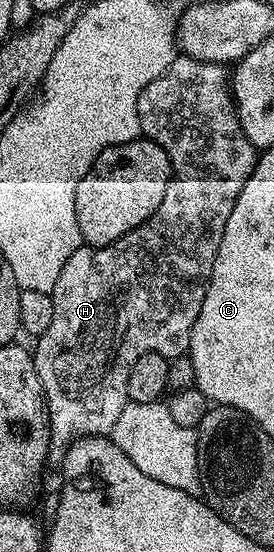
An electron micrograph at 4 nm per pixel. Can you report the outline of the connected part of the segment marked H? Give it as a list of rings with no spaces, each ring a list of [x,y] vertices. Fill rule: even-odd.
[[[176,57],[161,77],[157,77],[141,93],[137,101],[139,114],[139,130],[146,138],[151,139],[171,158],[171,180],[165,189],[165,197],[161,205],[137,229],[130,231],[125,237],[113,241],[104,247],[80,246],[78,251],[65,261],[65,269],[61,269],[61,277],[57,277],[57,285],[51,291],[53,301],[53,322],[43,335],[38,336],[36,347],[33,347],[37,377],[41,377],[43,392],[47,398],[47,413],[51,424],[51,433],[56,440],[74,440],[76,437],[103,437],[117,425],[117,417],[121,417],[121,409],[125,409],[129,402],[127,390],[129,389],[129,369],[133,369],[133,361],[145,353],[161,353],[166,359],[171,360],[178,355],[186,355],[191,350],[191,334],[193,325],[201,313],[201,305],[205,301],[207,282],[211,280],[213,261],[217,257],[217,249],[221,245],[221,237],[225,233],[225,225],[229,221],[229,213],[233,213],[235,198],[241,193],[245,181],[255,168],[257,148],[248,140],[246,133],[241,129],[239,116],[235,114],[235,105],[229,94],[229,75],[220,64],[201,63],[197,59]]]

